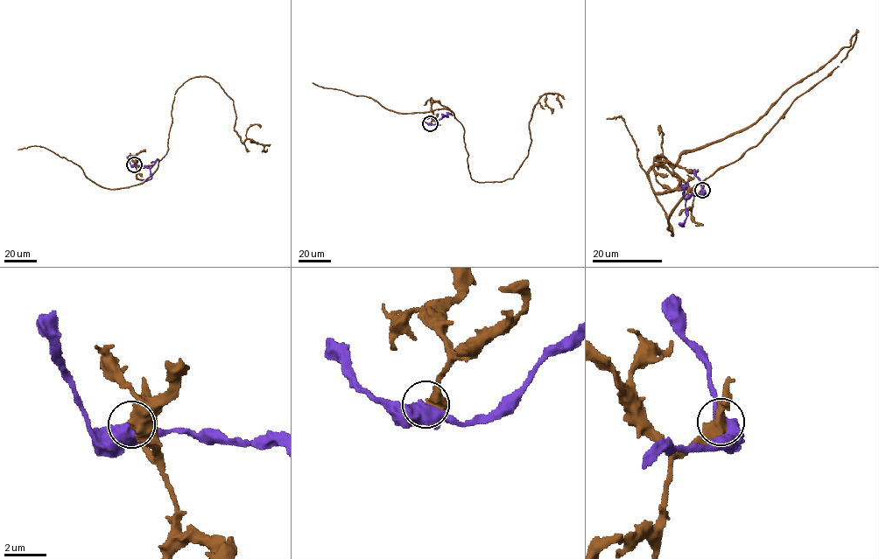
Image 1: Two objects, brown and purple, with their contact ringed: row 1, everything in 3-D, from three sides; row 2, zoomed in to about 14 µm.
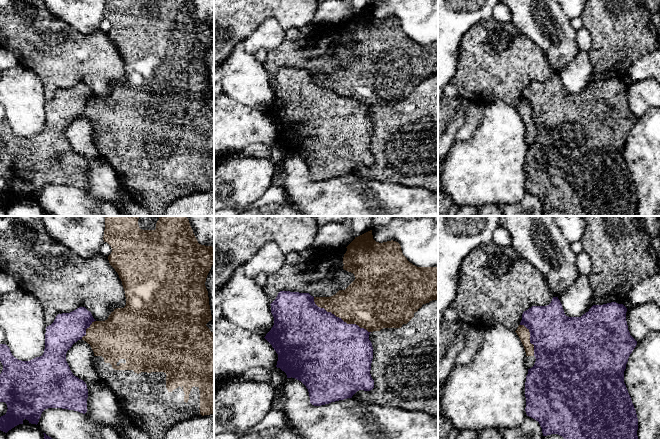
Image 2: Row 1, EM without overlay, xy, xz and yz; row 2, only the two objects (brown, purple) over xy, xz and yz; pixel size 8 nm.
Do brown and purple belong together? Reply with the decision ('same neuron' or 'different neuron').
different neuron

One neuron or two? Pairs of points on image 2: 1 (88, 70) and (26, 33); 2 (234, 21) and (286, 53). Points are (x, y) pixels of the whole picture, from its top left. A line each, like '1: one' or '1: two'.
1: one
2: two

